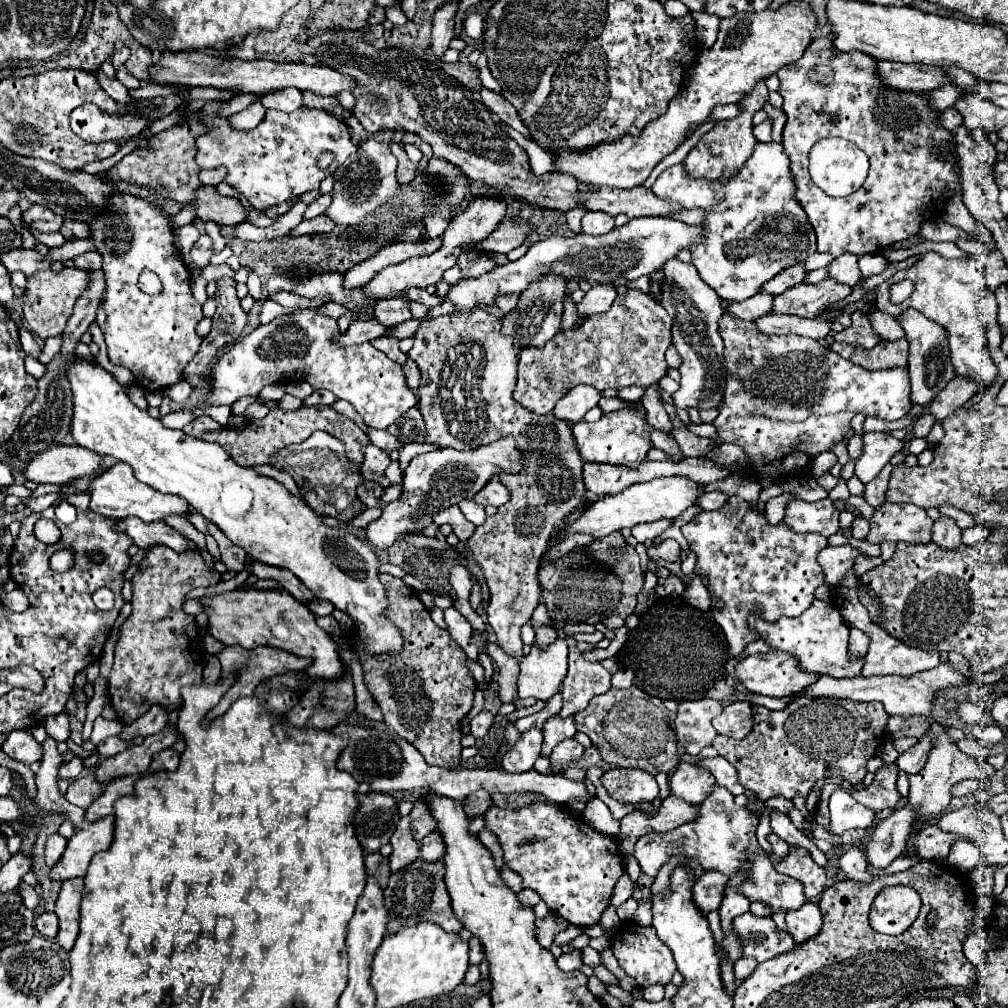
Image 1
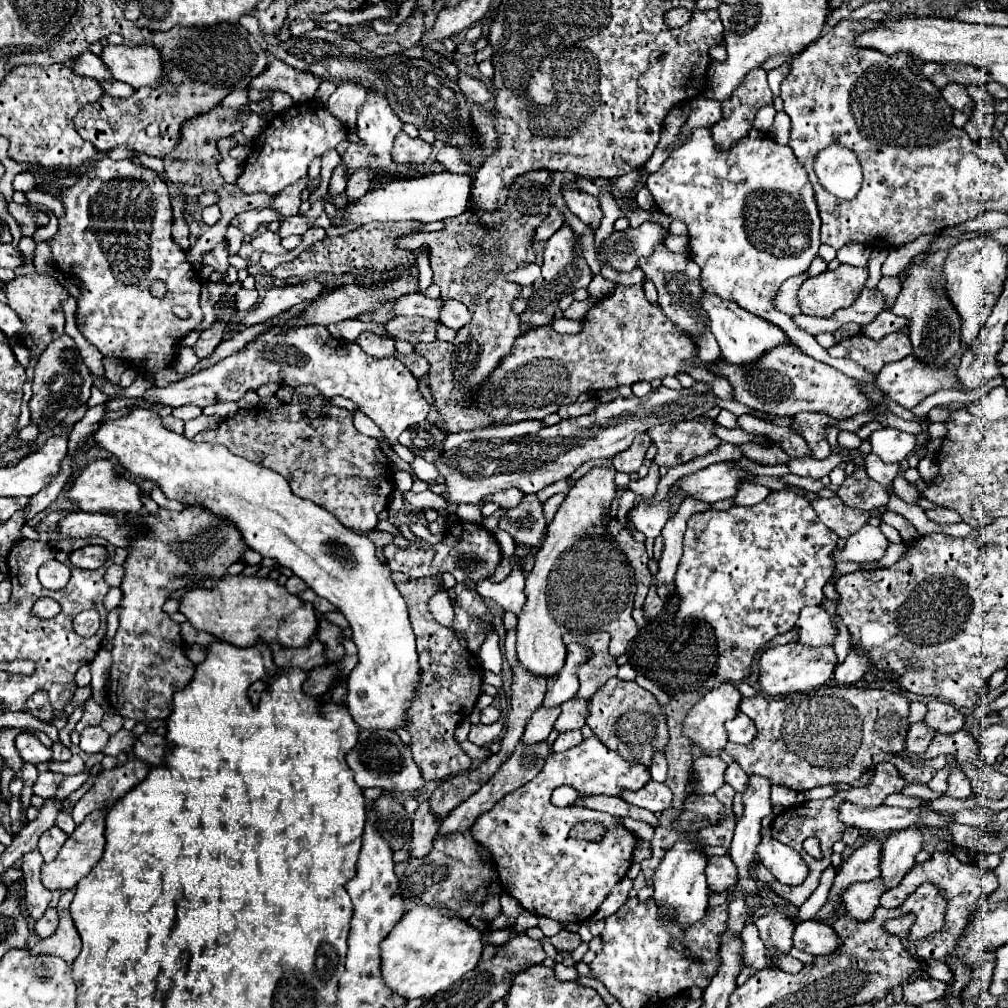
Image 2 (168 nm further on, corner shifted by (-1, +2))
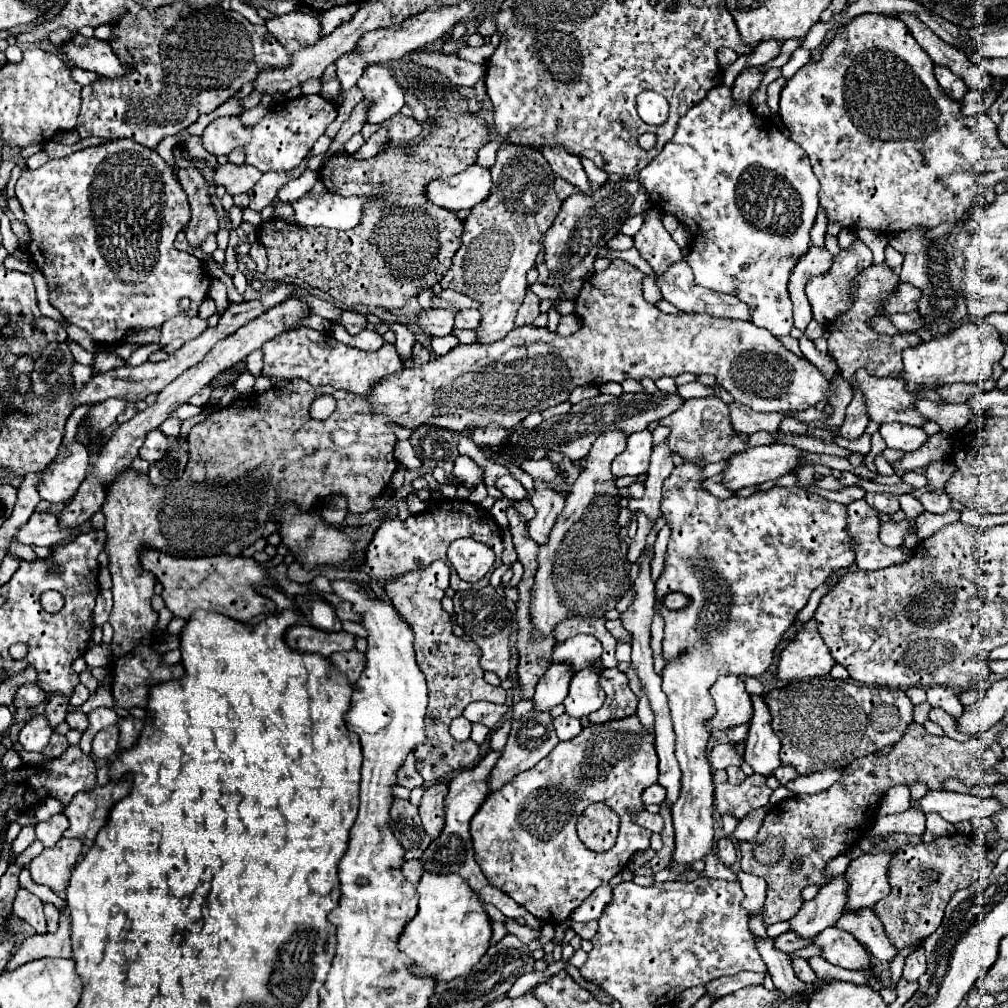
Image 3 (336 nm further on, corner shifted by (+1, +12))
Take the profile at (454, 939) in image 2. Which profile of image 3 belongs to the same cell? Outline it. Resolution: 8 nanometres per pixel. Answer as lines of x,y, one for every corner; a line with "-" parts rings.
423,873
417,883
417,893
421,895
419,911
405,925
399,939
399,949
411,953
411,973
435,981
449,981
469,973
485,955
491,939
491,923
481,901
459,875

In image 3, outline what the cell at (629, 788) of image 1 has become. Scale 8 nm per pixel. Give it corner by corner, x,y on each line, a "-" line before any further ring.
659,783
649,785
649,787
643,791
641,799
643,799
645,805
649,805
649,803
659,803
659,805
661,805
661,803
665,801
665,787
661,787

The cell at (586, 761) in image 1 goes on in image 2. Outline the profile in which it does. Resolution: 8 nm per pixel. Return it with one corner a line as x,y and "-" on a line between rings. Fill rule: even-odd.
589,737
569,751
551,753
545,761
545,767
533,781
525,783
523,787
503,797
491,811
479,815
479,819
471,827
471,835
491,853
491,859
499,875
499,885
503,887
503,891
515,897
525,911
537,917
549,917
557,923
583,923
599,909
599,905
609,895
613,885
627,875
631,867
633,849
637,847
639,841
629,829
625,829
621,819
615,819
607,813
599,813
581,805
567,805
565,809
559,809
551,803
551,793
561,785
571,785
573,789
577,789
579,797
593,797
593,795
619,797
623,789
641,789
649,781
651,773
645,765
629,763
619,753
607,749
597,737
-
587,819
597,819
603,821
603,825
607,825
607,837
603,837
601,843
589,843
569,837
569,829
575,823

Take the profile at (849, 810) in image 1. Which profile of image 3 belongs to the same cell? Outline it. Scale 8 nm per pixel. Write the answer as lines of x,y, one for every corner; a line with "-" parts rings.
929,791
925,797
917,801
919,809
927,813
937,813
949,823
971,821
975,817
991,817
999,807
997,799
981,799
969,793
953,793
953,791

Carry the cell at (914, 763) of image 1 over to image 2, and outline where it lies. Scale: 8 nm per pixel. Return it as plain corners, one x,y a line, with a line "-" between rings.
929,701
927,703
929,711
925,715
925,723
941,733
955,733
963,729
965,717
961,711
957,711
951,703
945,701

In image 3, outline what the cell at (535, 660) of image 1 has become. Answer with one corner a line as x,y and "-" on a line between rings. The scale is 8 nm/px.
609,431
597,437
593,443
585,467
581,469
579,477
575,479
571,493
567,495
565,509
557,517
557,523
553,525
553,531
549,533
549,541
539,547
537,563
539,569
535,573
533,583
533,595
529,601
529,615
533,627
541,635
553,635
553,629
565,621
567,617
605,617
607,611
615,609
623,593
629,589
629,571
631,563
627,561
627,549
629,545
621,541
619,537
619,491
615,487
615,479
611,473
611,461
625,449
627,435
621,431

